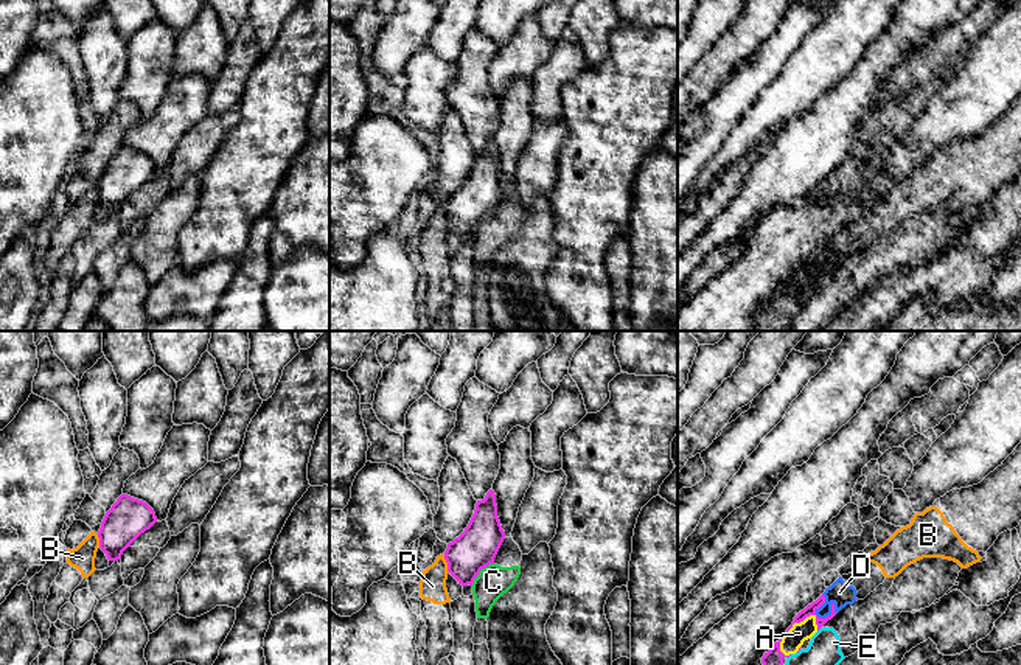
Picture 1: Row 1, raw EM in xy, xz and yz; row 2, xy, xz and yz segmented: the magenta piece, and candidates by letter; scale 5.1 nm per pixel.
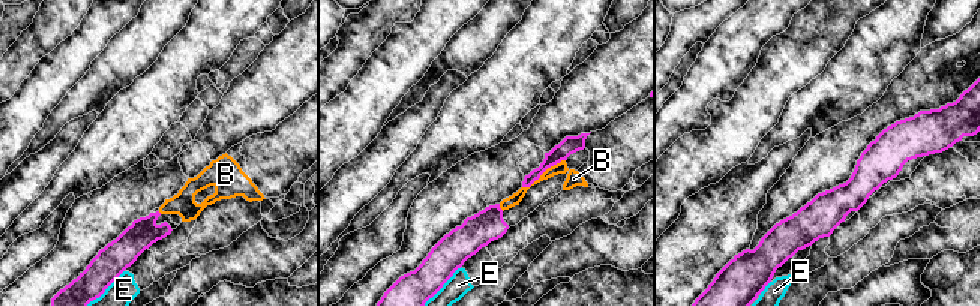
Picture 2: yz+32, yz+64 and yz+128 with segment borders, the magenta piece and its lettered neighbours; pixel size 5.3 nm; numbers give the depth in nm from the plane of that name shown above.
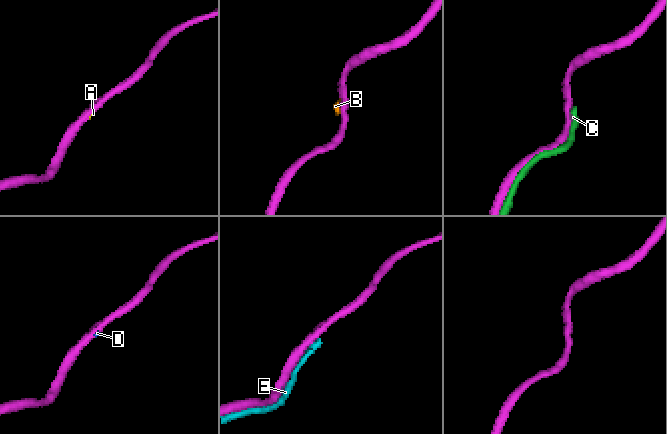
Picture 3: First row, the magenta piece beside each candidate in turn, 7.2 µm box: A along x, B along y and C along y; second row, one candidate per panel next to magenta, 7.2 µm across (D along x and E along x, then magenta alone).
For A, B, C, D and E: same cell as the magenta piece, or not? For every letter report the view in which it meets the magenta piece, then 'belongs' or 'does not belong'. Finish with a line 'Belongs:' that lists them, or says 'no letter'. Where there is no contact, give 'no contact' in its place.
A: yz | does not belong
B: xz | does not belong
C: xz | does not belong
D: yz | does not belong
E: yz | does not belong
Belongs: no letter

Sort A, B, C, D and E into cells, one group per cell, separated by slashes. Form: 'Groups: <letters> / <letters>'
Groups: A B D / C / E

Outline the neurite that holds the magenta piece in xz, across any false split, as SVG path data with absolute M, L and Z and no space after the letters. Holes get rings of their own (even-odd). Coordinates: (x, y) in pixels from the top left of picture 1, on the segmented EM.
M490 489L483 500L477 500L465 531L448 544L444 552L448 572L458 584L472 586L480 570L494 564L504 539L505 531L497 517L496 494Z

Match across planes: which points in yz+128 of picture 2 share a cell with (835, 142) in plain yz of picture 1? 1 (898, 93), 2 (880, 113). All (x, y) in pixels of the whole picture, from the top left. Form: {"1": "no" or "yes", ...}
{"1": "no", "2": "no"}

